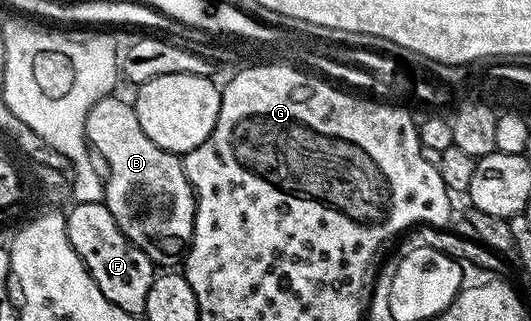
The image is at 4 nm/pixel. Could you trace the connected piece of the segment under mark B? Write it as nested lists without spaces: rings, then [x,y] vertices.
[[[109,97],[100,99],[88,111],[84,122],[84,134],[95,151],[103,155],[110,167],[110,175],[104,184],[104,203],[114,213],[114,221],[118,221],[118,229],[122,229],[124,236],[146,257],[150,257],[153,264],[168,263],[171,259],[179,260],[188,250],[194,233],[194,217],[196,216],[196,193],[184,172],[184,161],[181,156],[172,151],[162,149],[146,137],[140,128],[136,116],[136,108],[124,99]]]

